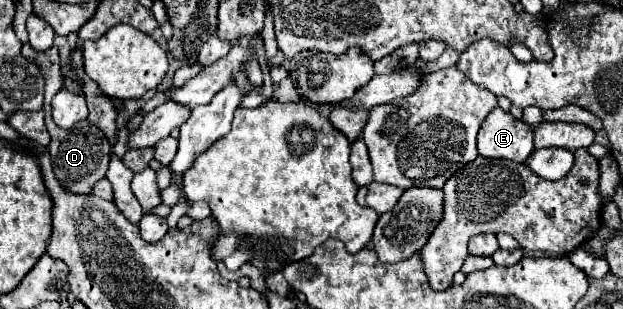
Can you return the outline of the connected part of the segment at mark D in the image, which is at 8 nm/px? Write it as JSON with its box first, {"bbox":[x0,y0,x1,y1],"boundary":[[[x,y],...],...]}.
{"bbox":[46,111,110,193],"boundary":[[[50,111],[46,117],[46,127],[48,127],[48,133],[52,137],[48,153],[52,157],[54,173],[60,179],[62,187],[72,191],[72,193],[92,193],[94,183],[106,175],[108,161],[110,161],[110,141],[106,139],[106,135],[88,119],[78,121],[72,129],[60,129],[52,121]]]}

